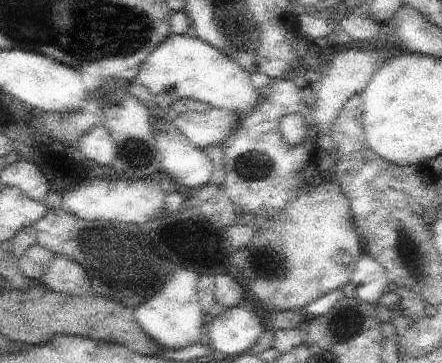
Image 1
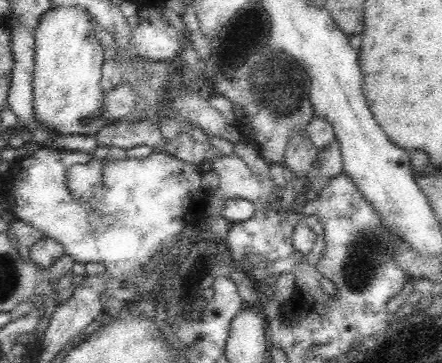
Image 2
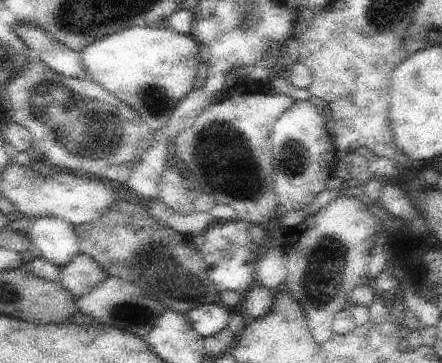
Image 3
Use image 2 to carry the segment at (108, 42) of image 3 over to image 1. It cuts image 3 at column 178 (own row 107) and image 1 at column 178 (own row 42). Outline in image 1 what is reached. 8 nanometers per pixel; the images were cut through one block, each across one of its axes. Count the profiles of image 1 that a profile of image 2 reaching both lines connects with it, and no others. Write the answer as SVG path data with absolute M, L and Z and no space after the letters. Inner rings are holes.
M167 36L141 64L137 72L137 82L143 84L159 106L159 116L151 116L151 120L163 118L173 100L197 100L199 104L209 104L211 108L235 112L239 120L251 114L251 110L261 102L263 92L253 88L249 74L233 60L229 60L223 52L189 36Z

